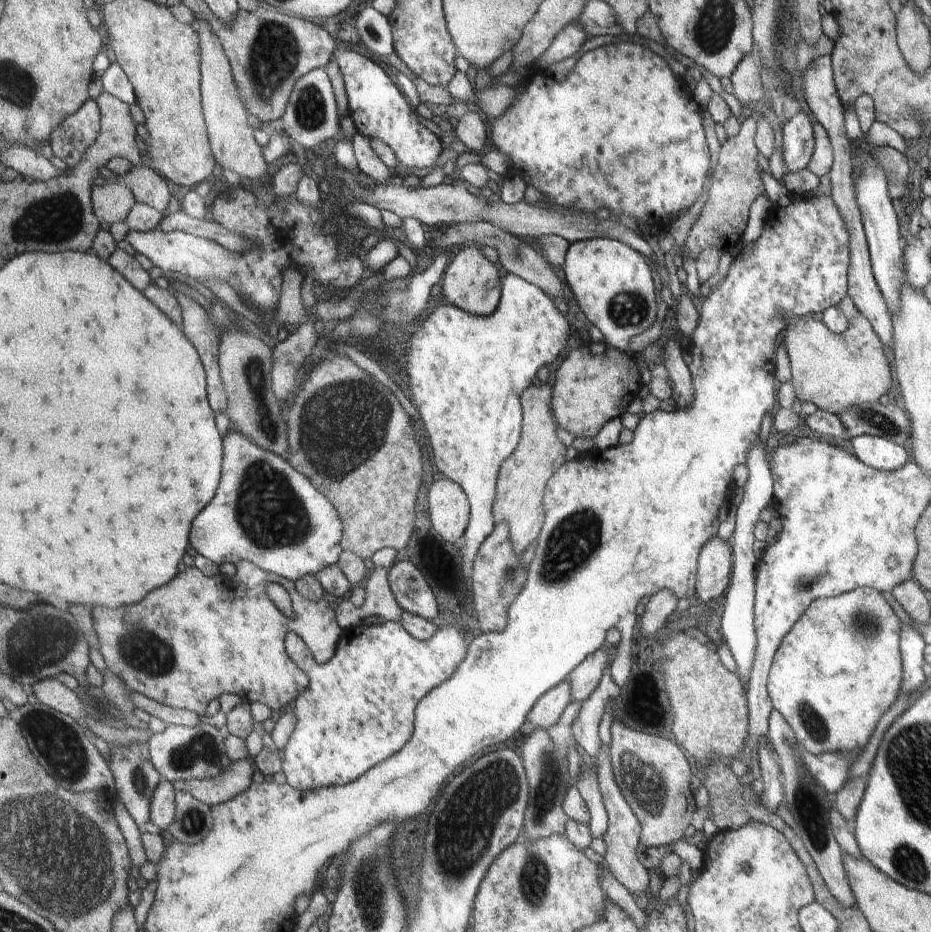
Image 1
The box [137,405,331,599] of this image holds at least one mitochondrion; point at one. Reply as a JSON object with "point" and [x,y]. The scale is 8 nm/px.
{"point":[270,512]}

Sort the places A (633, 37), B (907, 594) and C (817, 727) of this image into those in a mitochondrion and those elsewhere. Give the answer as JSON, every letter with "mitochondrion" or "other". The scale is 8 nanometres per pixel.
{"A":"other","B":"other","C":"mitochondrion"}

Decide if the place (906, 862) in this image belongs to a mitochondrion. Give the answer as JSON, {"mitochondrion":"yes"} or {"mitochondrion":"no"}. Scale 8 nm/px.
{"mitochondrion":"yes"}

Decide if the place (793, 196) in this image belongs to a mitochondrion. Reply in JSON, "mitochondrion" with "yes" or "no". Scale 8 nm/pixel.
{"mitochondrion":"no"}

